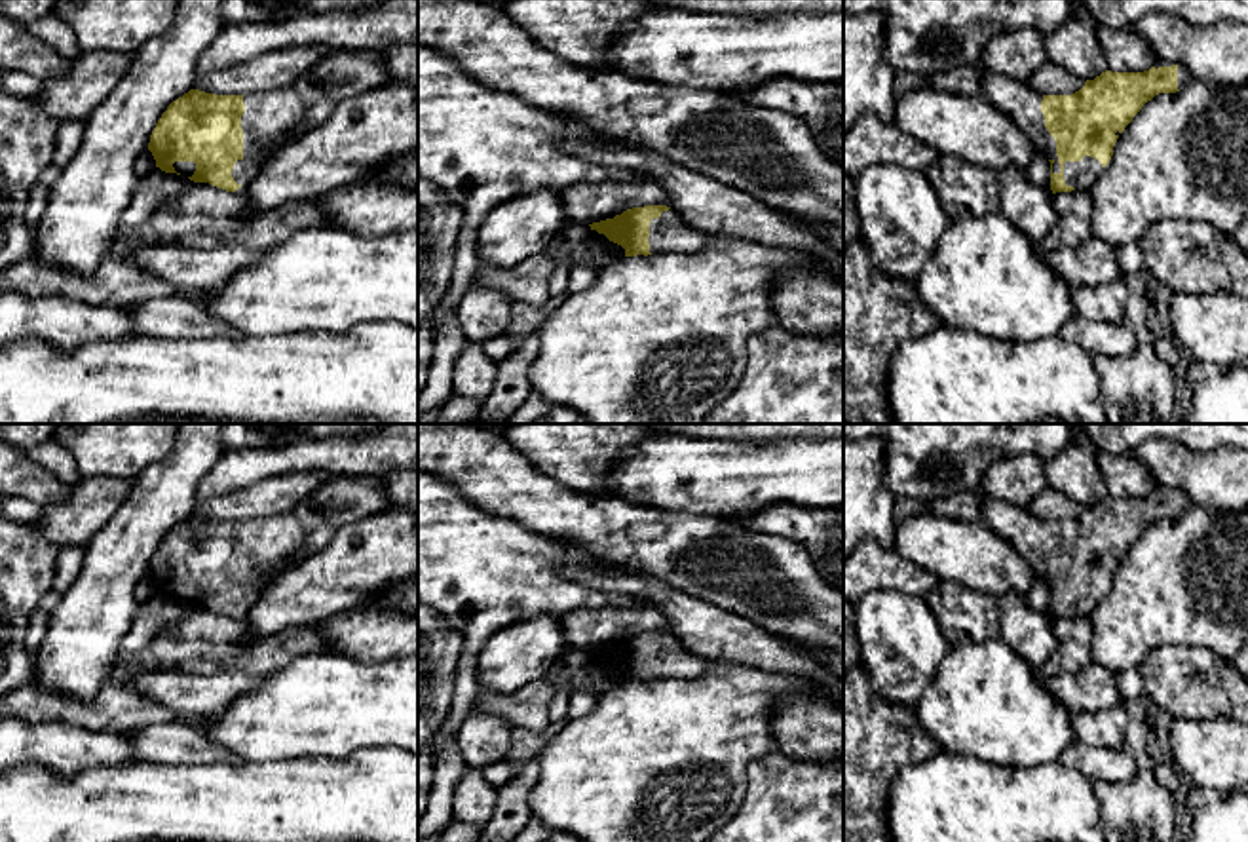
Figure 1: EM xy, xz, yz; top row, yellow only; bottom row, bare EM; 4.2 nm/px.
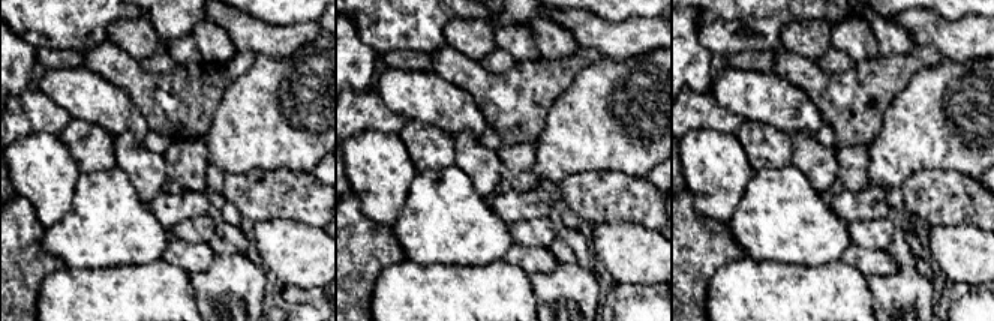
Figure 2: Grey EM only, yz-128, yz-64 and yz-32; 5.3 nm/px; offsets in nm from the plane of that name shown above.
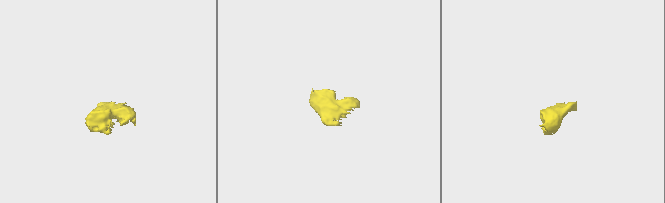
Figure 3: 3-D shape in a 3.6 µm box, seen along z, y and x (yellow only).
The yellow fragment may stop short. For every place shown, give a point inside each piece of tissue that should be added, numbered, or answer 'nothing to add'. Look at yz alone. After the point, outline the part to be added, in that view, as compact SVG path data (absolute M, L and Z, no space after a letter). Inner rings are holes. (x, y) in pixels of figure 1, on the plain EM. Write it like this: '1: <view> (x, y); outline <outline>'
1: yz (1017, 525); outline M984 496L978 521L1005 538L1028 561L1035 578L1041 578L1054 587L1052 599L1060 599L1056 566L1045 553L1041 538L1043 519L1035 517L1028 507Z

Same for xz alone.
1: xz (667, 660); outline M674 637L650 648L650 679L695 679L714 663L688 652Z

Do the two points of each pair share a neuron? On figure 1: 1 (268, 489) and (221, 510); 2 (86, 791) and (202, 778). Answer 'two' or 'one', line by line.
1: one
2: one

